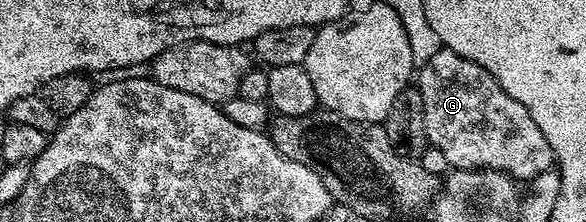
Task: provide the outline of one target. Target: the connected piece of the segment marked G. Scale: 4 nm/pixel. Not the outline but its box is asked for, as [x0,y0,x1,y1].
[416,48,555,180]

